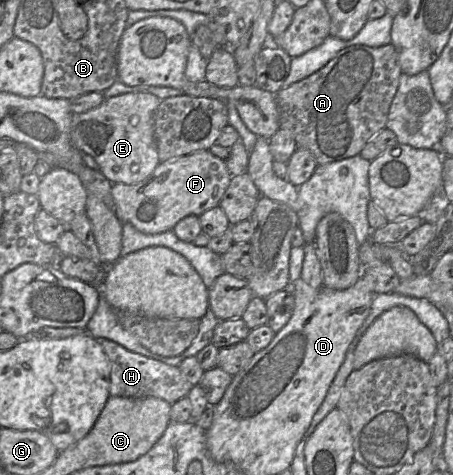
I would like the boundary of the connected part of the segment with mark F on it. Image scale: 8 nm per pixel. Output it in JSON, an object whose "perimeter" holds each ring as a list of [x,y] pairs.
{"perimeter":[[[209,150],[196,151],[169,161],[160,162],[143,181],[126,185],[113,184],[114,214],[123,223],[132,224],[145,234],[158,234],[172,230],[184,217],[200,216],[219,205],[232,176],[226,162]]]}

